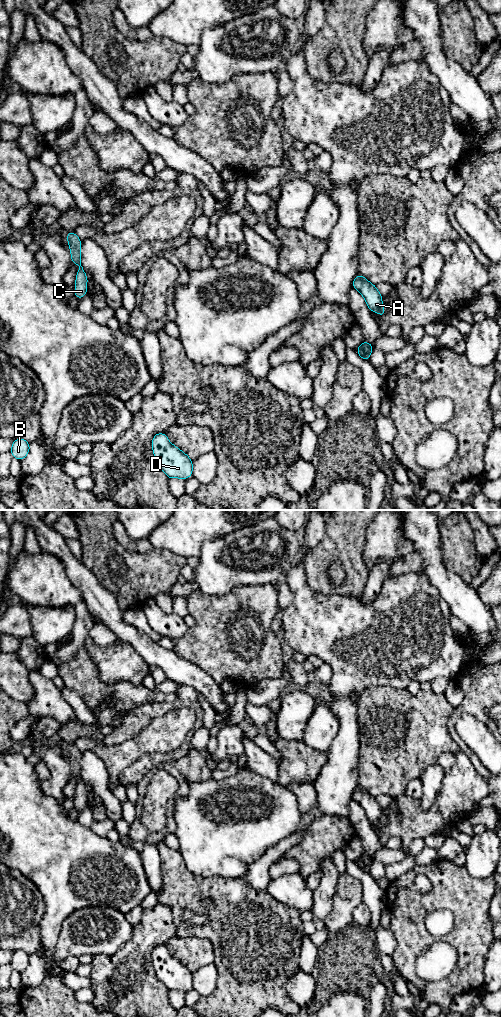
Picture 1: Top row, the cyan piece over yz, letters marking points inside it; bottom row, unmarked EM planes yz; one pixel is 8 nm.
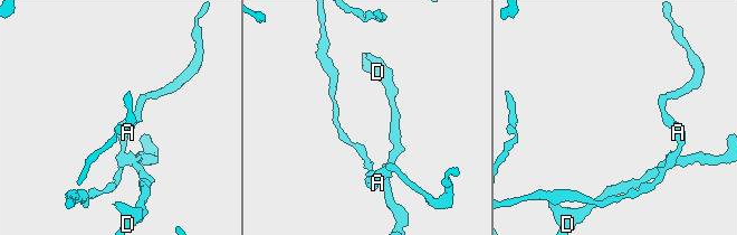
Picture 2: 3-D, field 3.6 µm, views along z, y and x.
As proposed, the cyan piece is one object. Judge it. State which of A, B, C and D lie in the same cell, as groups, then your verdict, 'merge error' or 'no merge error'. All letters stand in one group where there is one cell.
A B C / D; merge error

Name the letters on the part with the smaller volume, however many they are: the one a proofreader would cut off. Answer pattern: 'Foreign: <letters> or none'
Foreign: D

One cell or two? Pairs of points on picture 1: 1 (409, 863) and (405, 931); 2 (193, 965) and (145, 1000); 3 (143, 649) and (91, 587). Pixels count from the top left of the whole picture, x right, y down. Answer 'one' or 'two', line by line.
1: two
2: two
3: one

